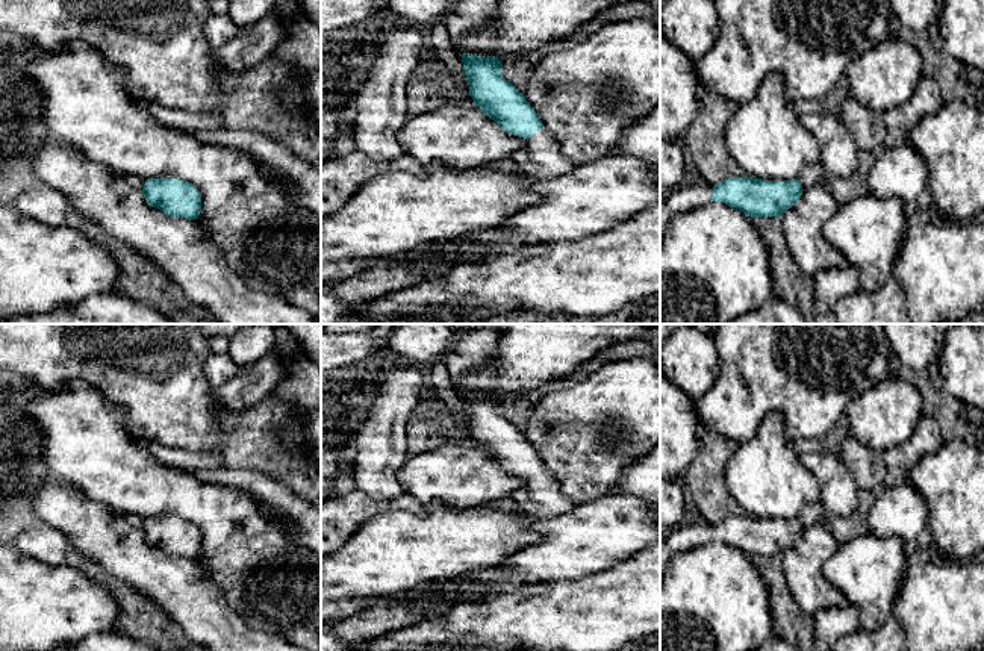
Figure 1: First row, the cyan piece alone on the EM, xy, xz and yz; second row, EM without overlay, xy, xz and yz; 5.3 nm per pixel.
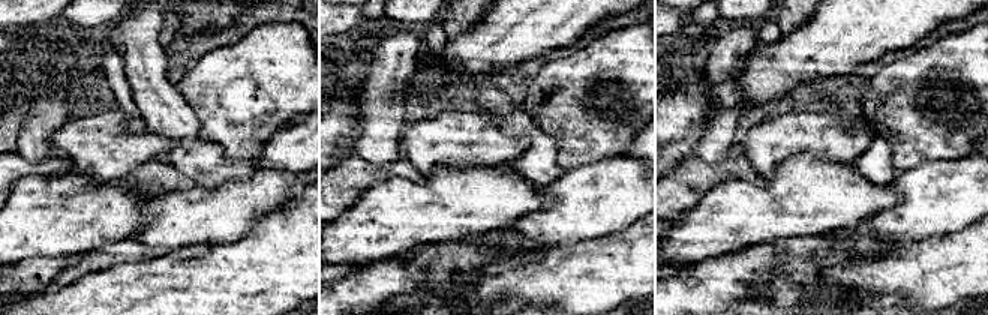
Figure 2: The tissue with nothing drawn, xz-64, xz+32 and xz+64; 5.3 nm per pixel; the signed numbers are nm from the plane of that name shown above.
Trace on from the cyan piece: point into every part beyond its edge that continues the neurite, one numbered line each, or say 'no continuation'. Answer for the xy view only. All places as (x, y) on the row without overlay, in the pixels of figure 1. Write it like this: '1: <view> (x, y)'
no continuation

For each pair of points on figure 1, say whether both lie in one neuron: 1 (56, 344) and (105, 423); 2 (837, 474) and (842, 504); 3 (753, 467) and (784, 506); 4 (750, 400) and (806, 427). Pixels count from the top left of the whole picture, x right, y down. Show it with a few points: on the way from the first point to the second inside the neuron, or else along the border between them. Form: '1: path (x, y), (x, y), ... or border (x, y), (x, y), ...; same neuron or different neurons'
1: border (44, 389), (87, 380), (108, 401); different neurons
2: path (837, 482), (839, 497); same neuron
3: path (762, 476), (783, 497); same neuron
4: path (763, 400), (778, 400), (792, 414); same neuron

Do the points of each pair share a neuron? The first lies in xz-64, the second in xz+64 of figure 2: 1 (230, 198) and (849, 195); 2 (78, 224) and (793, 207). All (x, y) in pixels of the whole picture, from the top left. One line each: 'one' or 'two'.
1: two
2: one

